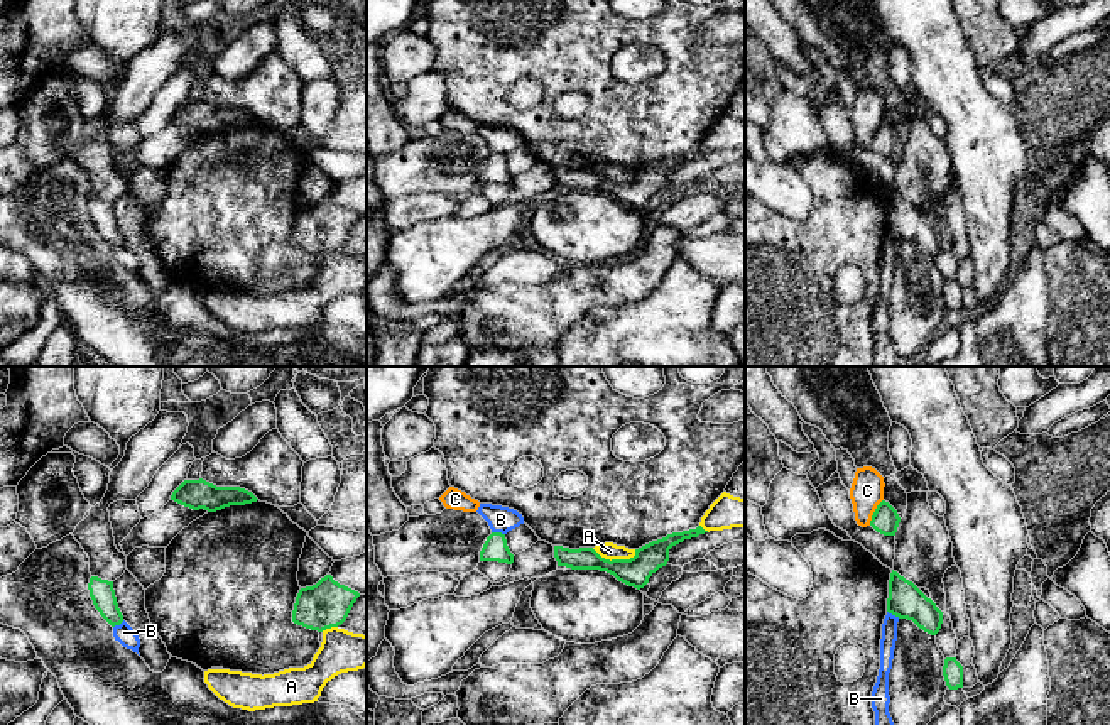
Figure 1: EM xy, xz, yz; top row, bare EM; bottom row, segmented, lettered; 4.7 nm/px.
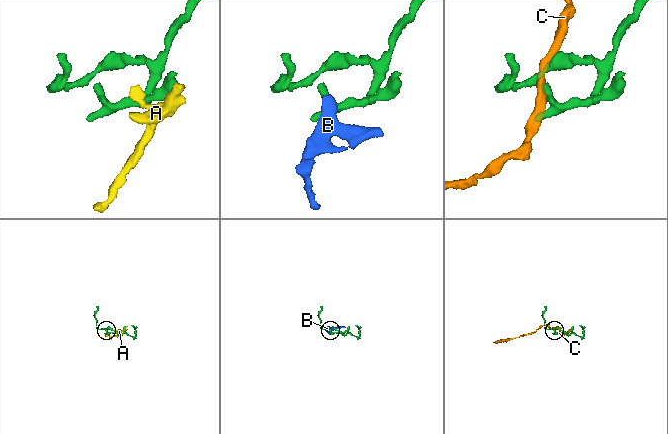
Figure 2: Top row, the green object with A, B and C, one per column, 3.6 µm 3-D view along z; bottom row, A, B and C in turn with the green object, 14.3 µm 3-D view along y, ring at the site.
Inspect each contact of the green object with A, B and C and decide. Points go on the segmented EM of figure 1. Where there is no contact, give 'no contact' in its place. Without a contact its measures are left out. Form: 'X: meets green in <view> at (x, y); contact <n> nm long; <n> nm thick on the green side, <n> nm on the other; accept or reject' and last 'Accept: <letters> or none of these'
A: meets green in xz at (614, 560); contact 220 nm long; 140 nm thick on the green side, 80 nm on the other; reject
B: meets green in xz at (499, 533); contact 70 nm long; 120 nm thick on the green side, 130 nm on the other; reject
C: meets green in yz at (874, 512); contact 140 nm long; 130 nm thick on the green side, 160 nm on the other; reject
Accept: none of these

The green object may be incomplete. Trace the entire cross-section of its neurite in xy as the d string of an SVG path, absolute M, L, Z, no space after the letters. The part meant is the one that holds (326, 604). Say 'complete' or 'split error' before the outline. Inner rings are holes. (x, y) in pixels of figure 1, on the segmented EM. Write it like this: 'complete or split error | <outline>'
complete | M326 575L316 585L299 590L292 622L318 632L338 627L346 620L358 597L358 591Z

